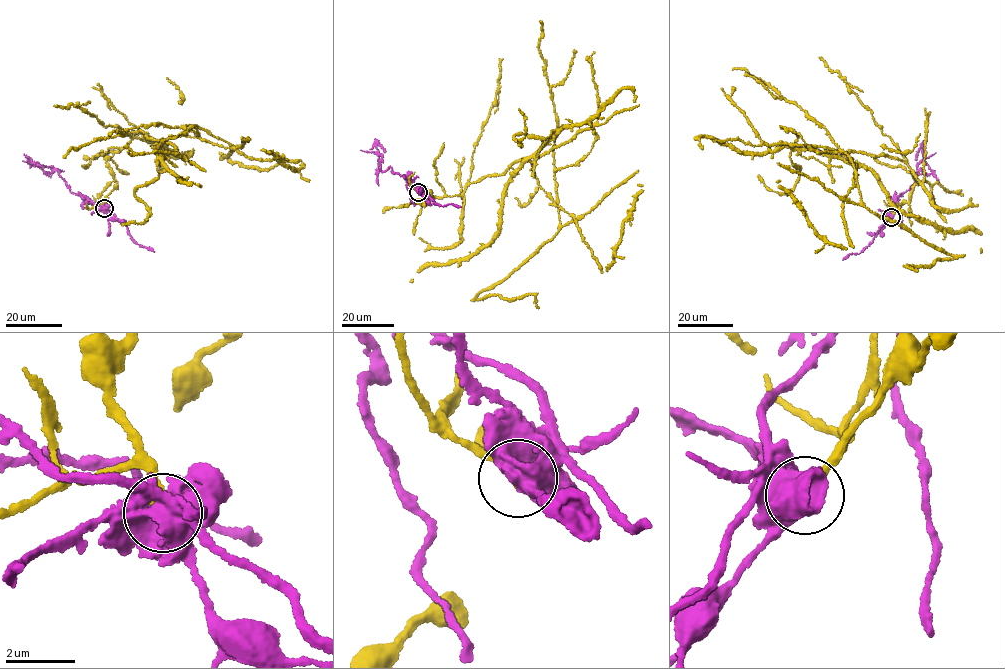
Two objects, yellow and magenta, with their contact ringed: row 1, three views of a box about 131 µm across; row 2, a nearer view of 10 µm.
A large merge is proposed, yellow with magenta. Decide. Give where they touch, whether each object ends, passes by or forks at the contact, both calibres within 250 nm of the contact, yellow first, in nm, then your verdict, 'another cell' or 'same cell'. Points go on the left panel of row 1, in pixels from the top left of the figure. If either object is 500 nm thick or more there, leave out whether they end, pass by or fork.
at (104, 208); 360 nm thick on the yellow side, 900 nm on the other; another cell

